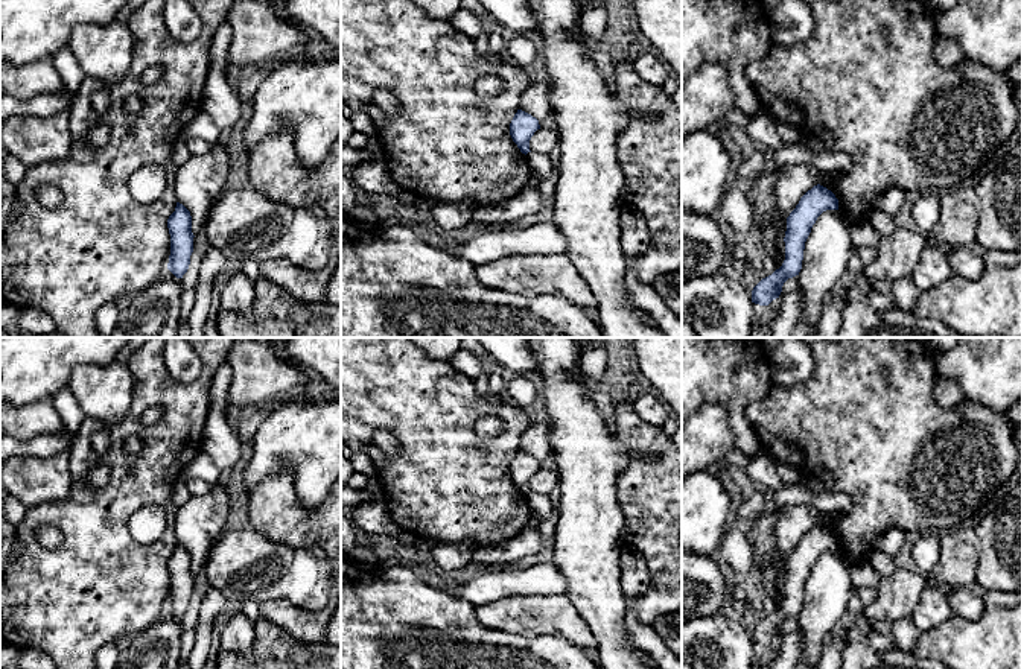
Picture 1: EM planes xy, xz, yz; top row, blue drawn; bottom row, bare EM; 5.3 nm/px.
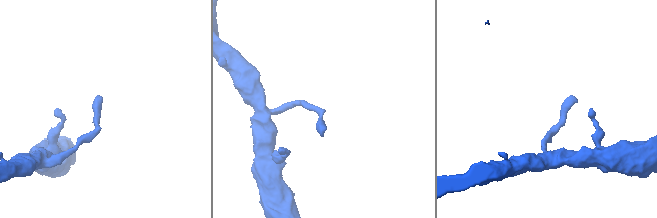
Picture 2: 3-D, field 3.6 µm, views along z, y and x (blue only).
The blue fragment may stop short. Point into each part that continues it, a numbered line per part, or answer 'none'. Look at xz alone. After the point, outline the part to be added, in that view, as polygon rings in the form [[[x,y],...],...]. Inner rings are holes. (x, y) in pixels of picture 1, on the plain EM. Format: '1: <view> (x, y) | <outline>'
none

